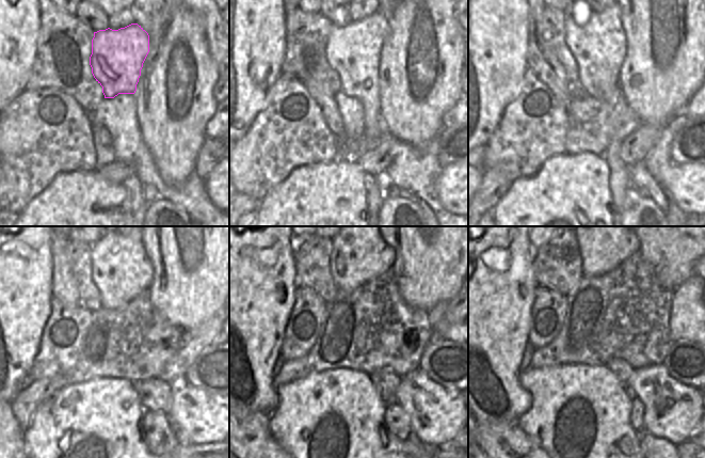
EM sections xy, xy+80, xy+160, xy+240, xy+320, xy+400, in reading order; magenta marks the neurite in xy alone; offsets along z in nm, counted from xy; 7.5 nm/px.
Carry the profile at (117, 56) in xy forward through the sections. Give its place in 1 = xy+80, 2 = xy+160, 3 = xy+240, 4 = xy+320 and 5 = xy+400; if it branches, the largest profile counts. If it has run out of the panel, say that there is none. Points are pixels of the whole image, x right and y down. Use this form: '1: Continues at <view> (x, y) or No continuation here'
1: Continues at xy+80 (353, 51)
2: Continues at xy+160 (598, 47)
3: Continues at xy+240 (121, 270)
4: Continues at xy+320 (359, 254)
5: Continues at xy+400 (603, 248).

